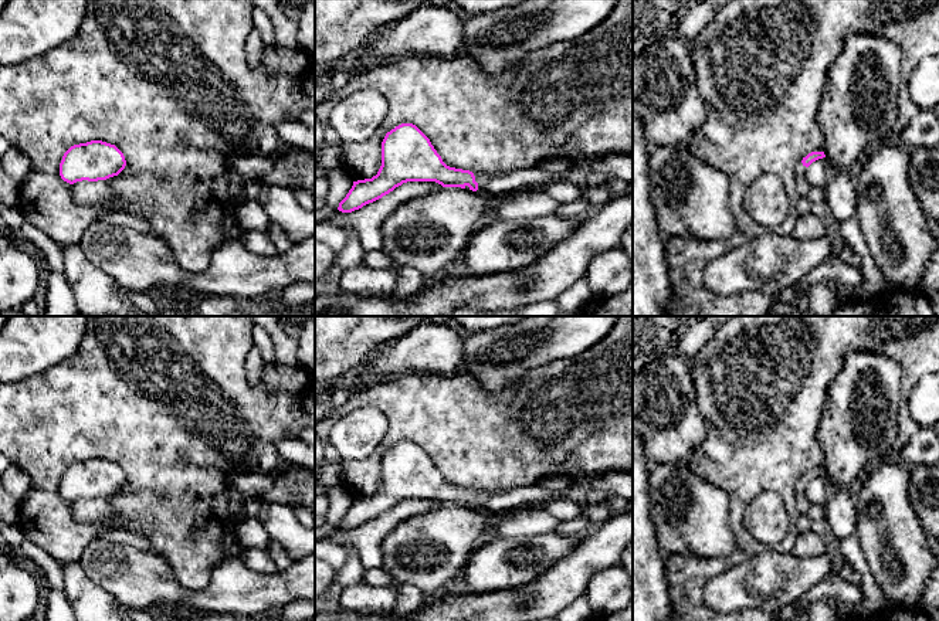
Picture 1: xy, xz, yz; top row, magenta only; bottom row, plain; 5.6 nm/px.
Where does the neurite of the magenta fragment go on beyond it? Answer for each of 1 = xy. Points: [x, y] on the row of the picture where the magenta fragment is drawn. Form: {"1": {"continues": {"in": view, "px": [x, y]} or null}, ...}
{"1": {"continues": null}}

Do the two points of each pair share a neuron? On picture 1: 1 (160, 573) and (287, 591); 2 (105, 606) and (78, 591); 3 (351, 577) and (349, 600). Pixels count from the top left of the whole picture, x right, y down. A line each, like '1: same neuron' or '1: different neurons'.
1: same neuron
2: same neuron
3: different neurons

